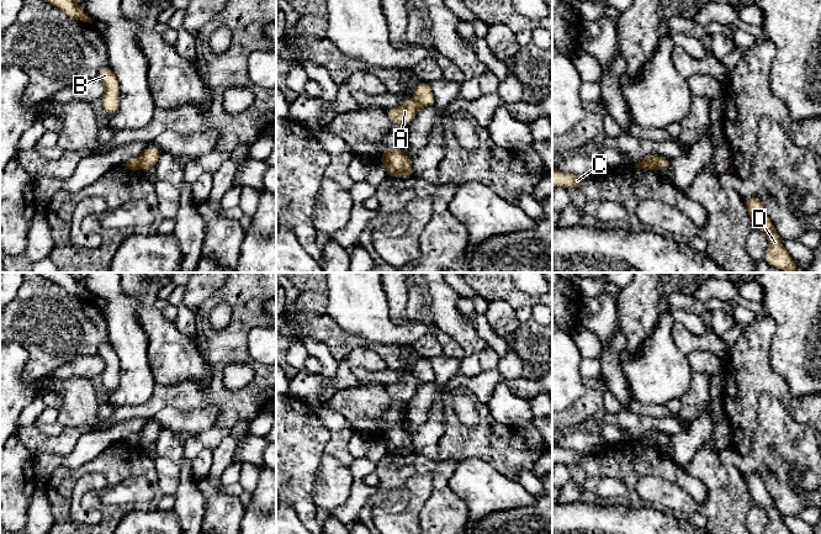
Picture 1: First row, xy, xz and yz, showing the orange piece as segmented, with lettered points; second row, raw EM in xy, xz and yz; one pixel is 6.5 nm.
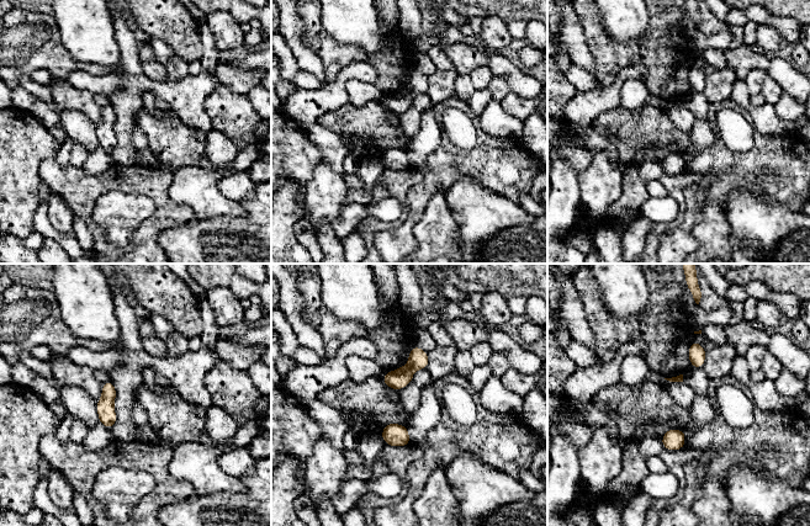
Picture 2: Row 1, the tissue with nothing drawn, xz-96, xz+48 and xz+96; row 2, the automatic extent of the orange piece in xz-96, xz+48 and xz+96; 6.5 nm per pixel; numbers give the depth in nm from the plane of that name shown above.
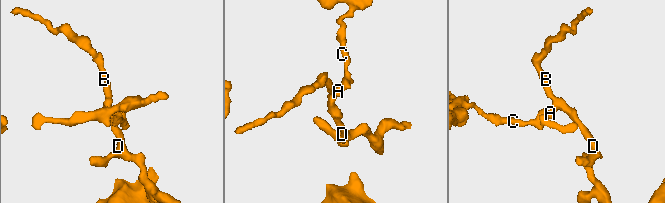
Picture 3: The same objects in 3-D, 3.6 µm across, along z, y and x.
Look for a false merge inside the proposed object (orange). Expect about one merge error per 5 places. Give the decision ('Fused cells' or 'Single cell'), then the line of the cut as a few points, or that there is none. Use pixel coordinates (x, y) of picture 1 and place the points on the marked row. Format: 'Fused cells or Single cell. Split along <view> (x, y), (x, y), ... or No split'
Fused cells. Split along yz (657, 157), (658, 169)

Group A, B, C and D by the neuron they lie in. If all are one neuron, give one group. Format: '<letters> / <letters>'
A B D / C

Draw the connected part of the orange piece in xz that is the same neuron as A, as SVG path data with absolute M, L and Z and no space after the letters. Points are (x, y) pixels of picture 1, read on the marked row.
M412 99L402 106L387 109L386 113L392 123L407 127L420 109L422 106Z

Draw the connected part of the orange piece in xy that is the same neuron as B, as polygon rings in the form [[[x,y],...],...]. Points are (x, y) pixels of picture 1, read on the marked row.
[[[105,65],[99,72],[99,79],[105,85],[105,92],[100,99],[106,116],[113,116],[120,107],[120,83],[110,65]]]

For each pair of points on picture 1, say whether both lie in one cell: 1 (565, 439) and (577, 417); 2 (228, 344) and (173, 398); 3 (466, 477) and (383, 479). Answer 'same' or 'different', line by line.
1: different
2: same
3: different

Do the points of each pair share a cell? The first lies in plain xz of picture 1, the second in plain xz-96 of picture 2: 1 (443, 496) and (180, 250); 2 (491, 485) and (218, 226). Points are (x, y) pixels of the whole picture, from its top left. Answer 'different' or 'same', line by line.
1: different
2: different

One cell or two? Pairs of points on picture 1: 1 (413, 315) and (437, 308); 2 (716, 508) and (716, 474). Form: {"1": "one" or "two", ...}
{"1": "two", "2": "one"}

